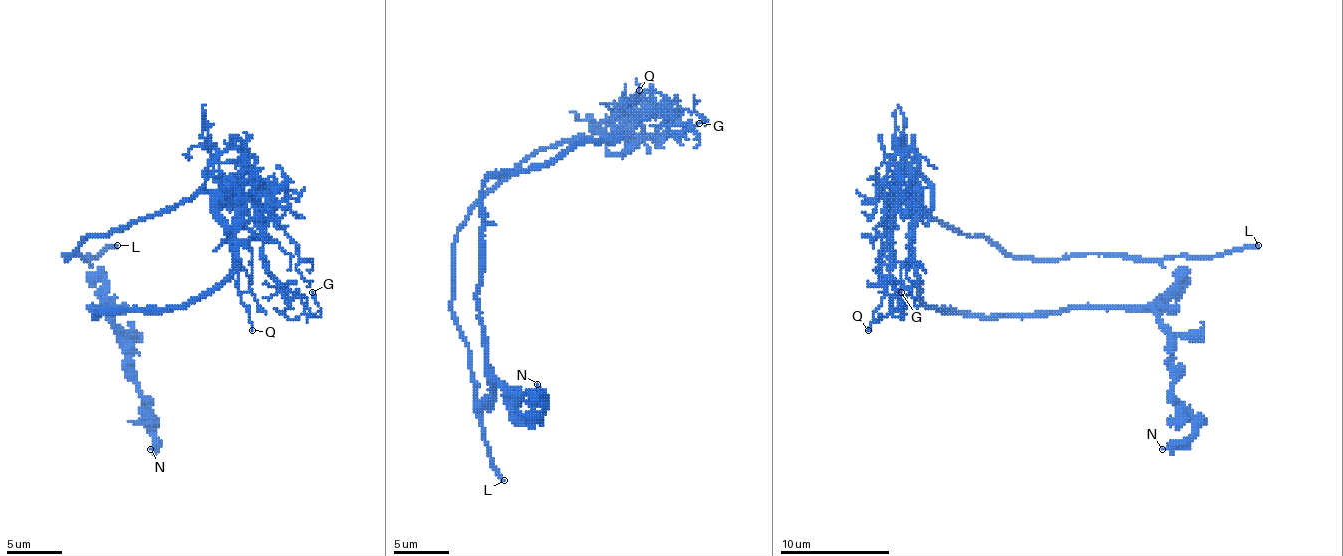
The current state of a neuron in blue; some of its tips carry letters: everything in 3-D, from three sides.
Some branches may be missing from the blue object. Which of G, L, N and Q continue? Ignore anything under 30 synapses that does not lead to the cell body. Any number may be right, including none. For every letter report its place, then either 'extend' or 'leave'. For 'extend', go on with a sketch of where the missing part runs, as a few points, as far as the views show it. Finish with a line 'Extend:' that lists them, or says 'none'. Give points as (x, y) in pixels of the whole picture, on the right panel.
G: place (901, 292); leave
L: place (1258, 245); extend
N: place (1162, 449); leave
Q: place (868, 330); leave
Extend: L

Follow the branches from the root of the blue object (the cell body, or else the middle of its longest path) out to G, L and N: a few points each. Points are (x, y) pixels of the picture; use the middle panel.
G: (620, 134), (606, 136), (620, 136), (647, 109), (650, 114), (669, 109), (697, 112), (708, 123), (699, 123)
L: (620, 134), (534, 150), (457, 233), (452, 318), (468, 348), (490, 467), (504, 480)
N: (620, 134), (496, 172), (482, 189), (485, 370), (540, 414), (537, 384)

